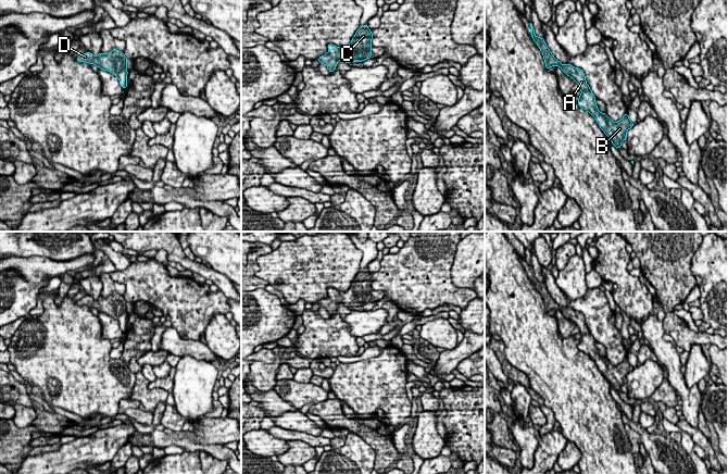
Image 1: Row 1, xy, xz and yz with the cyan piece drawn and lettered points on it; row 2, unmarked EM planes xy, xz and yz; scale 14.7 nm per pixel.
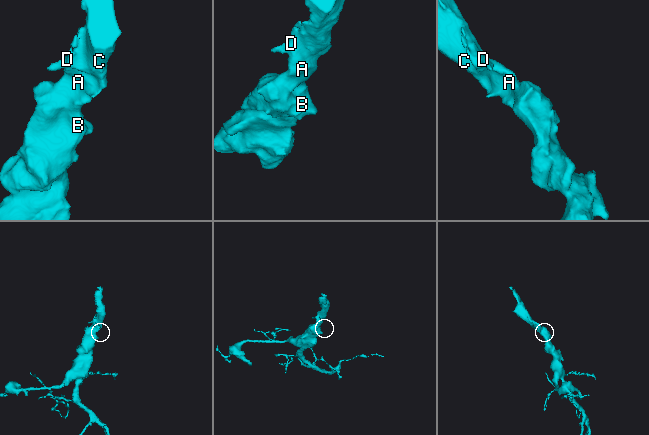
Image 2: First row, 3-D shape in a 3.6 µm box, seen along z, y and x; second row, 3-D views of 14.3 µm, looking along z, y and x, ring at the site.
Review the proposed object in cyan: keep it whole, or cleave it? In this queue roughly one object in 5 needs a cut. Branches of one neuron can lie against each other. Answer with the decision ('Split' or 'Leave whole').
Leave whole

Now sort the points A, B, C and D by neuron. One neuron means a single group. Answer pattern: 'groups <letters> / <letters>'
groups A B C D

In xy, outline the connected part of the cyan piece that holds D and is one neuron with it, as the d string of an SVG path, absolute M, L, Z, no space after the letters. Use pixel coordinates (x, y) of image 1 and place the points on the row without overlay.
M113 292L106 298L100 296L98 300L95 300L90 296L86 296L76 301L76 304L95 308L98 312L102 312L114 317L118 321L120 328L124 333L127 330L127 301L122 295Z

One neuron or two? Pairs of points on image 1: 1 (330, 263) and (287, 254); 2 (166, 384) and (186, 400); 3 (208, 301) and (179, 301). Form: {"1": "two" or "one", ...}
{"1": "one", "2": "two", "3": "one"}

